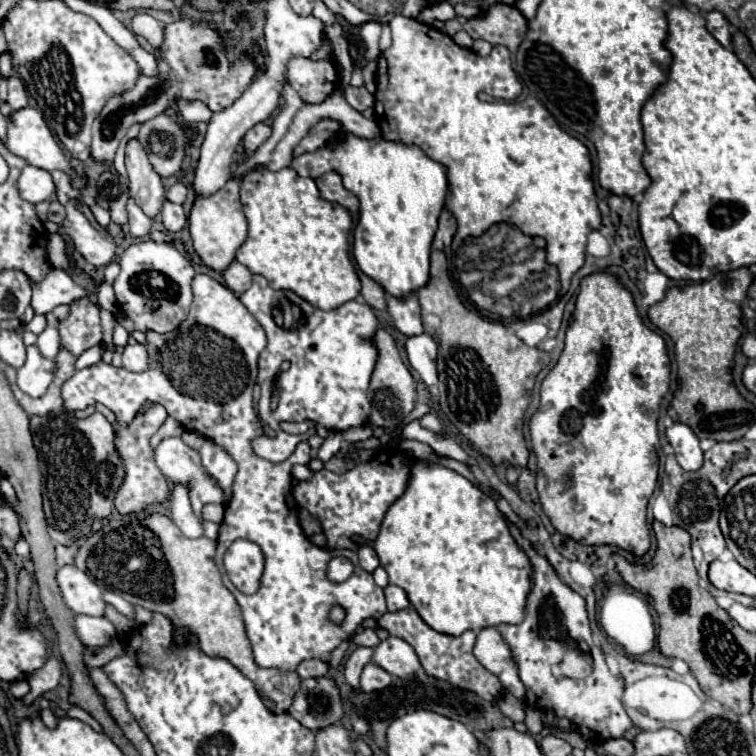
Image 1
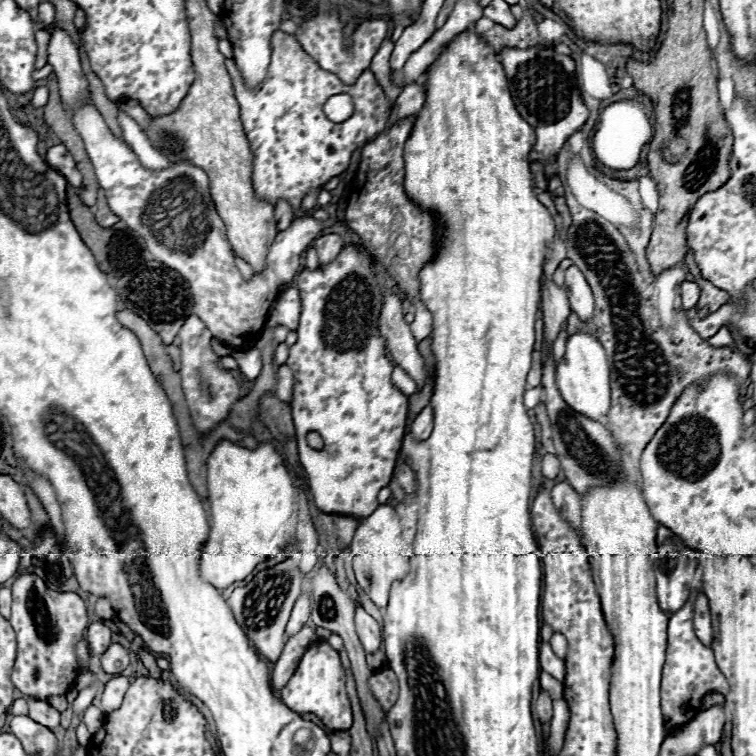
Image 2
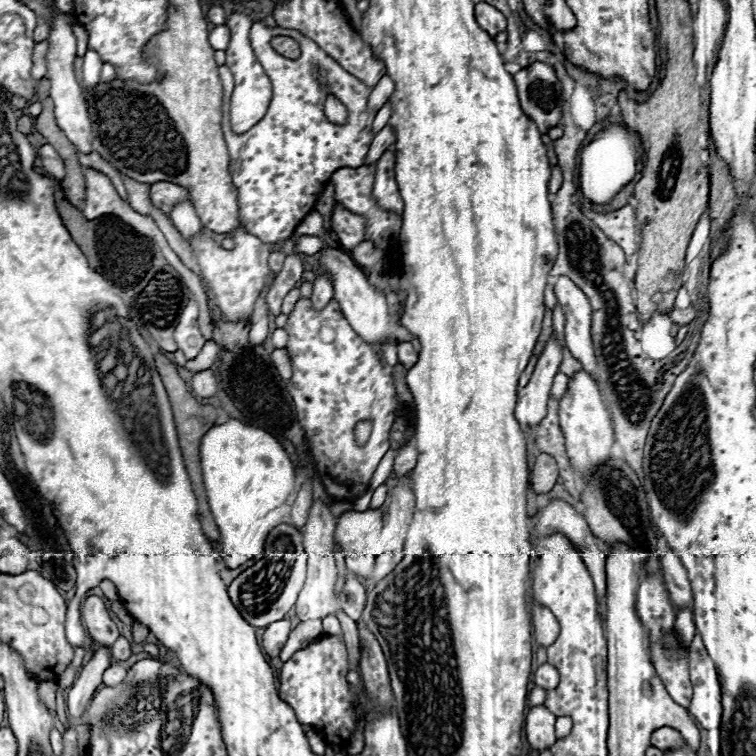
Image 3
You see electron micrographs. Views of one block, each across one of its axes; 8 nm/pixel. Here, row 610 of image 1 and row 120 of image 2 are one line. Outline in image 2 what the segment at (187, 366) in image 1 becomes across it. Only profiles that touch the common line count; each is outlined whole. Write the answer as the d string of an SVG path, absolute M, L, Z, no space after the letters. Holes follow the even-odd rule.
M282 30L272 38L272 60L264 82L260 82L260 110L256 108L258 88L234 86L234 92L240 104L244 132L254 152L252 182L256 196L272 204L286 198L294 210L300 208L300 202L310 188L318 188L342 174L350 164L352 152L366 142L372 142L388 120L388 100L370 70L366 70L356 84L346 86L336 74L322 70L302 50L298 40ZM342 92L352 96L354 114L348 120L334 124L324 116L322 106L330 96Z

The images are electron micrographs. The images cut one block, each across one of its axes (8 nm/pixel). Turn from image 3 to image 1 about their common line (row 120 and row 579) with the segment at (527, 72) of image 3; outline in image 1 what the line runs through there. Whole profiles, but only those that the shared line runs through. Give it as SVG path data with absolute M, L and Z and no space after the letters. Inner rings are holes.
M508 524L508 528L534 566L534 586L528 596L524 622L518 626L512 624L498 626L498 632L504 636L504 640L514 652L514 658L520 666L520 678L528 688L524 702L534 708L548 708L560 718L568 718L576 726L576 730L592 742L622 738L634 726L622 706L624 680L620 676L610 674L602 650L592 640L584 598L556 576L548 560L532 548L530 540L526 540L514 524ZM568 646L578 648L592 656L592 672L582 680L572 678L556 680L550 672L550 666L558 660L558 654L560 652L564 654Z

